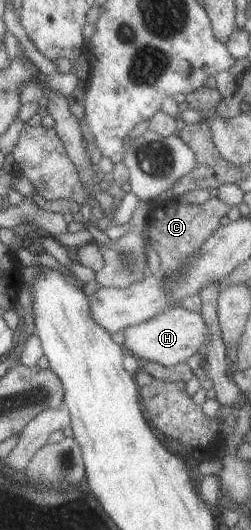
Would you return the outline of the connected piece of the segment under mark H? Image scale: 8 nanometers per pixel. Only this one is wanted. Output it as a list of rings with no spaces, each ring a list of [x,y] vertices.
[[[171,305],[147,321],[124,328],[122,332],[122,347],[127,354],[134,356],[140,362],[148,361],[162,366],[174,366],[184,362],[209,339],[209,333],[201,319],[201,314],[187,311],[178,305]]]

